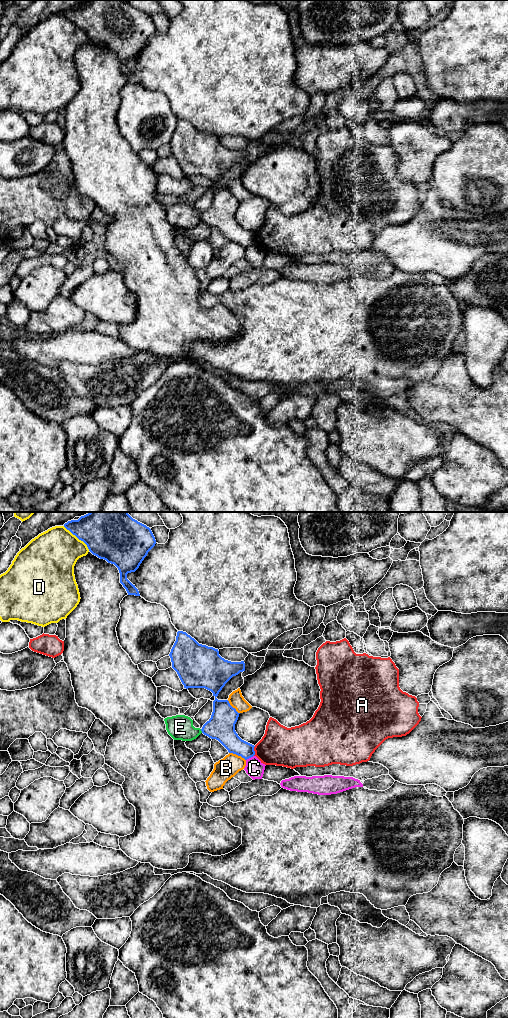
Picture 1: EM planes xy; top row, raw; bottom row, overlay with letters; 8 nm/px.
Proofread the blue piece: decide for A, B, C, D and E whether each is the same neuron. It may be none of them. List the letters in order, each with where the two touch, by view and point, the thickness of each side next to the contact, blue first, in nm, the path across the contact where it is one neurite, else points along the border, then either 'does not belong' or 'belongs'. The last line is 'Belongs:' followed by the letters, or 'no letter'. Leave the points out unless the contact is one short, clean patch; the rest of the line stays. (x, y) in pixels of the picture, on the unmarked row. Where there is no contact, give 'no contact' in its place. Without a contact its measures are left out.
A: xy (254, 239) | 160/320 nm | does not belong
B: xy (237, 242) | 200/170 nm | does not belong
C: xy (249, 245) | 160/150 nm | along xy (253, 243), (246, 248) | does not belong
D: xy (77, 25) | 400/400 nm | does not belong
E: xy (201, 218) | 220/200 nm | does not belong
Belongs: no letter

